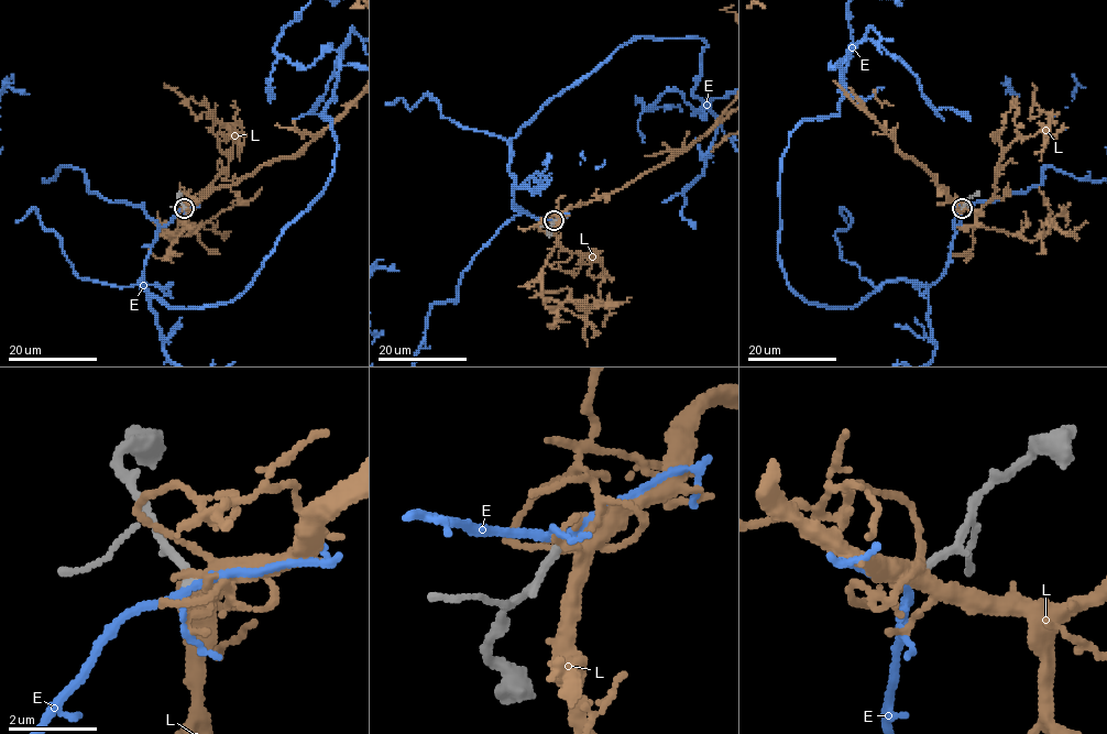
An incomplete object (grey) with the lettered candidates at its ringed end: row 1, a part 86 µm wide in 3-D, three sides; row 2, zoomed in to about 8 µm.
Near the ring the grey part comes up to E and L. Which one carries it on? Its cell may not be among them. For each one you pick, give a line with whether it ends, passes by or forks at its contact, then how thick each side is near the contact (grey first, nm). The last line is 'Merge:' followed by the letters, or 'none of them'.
E: it forks | 180/150 nm
Merge: E

